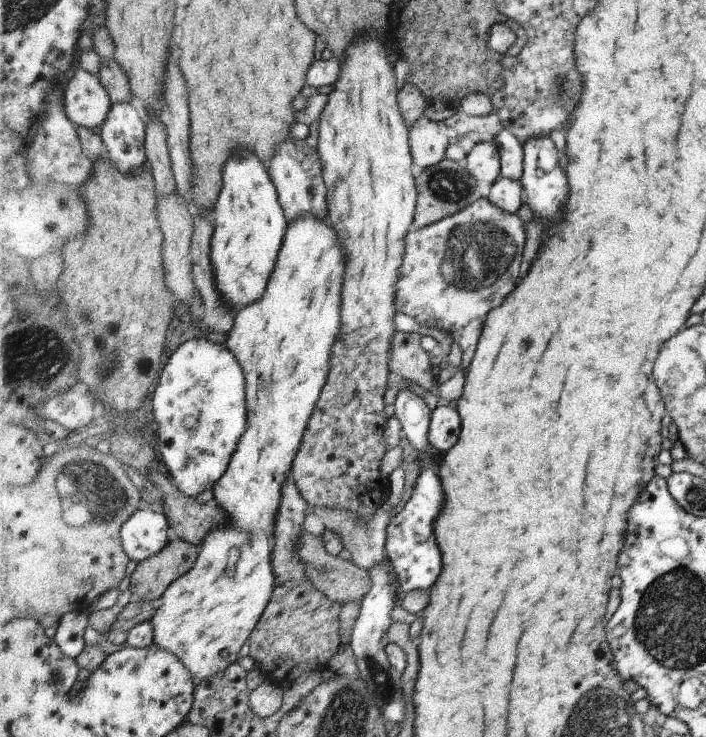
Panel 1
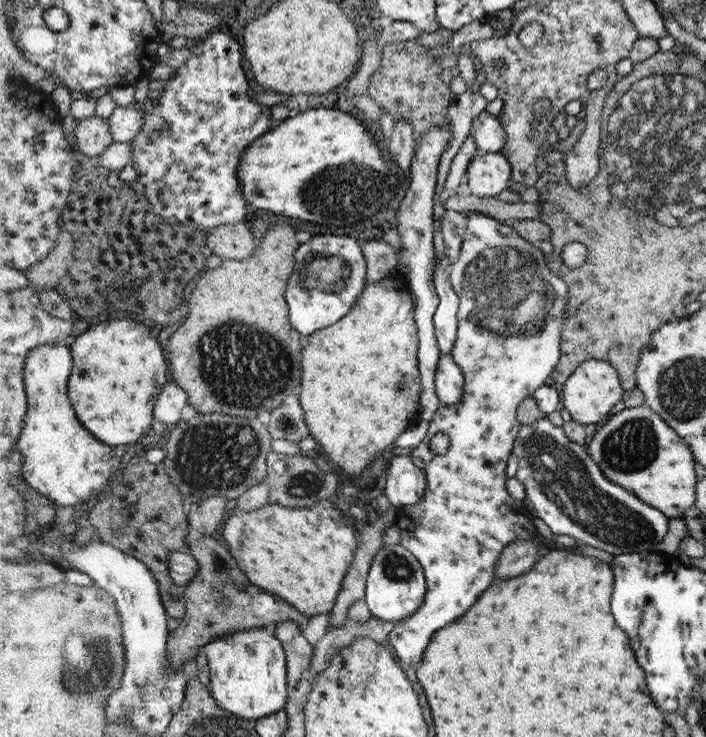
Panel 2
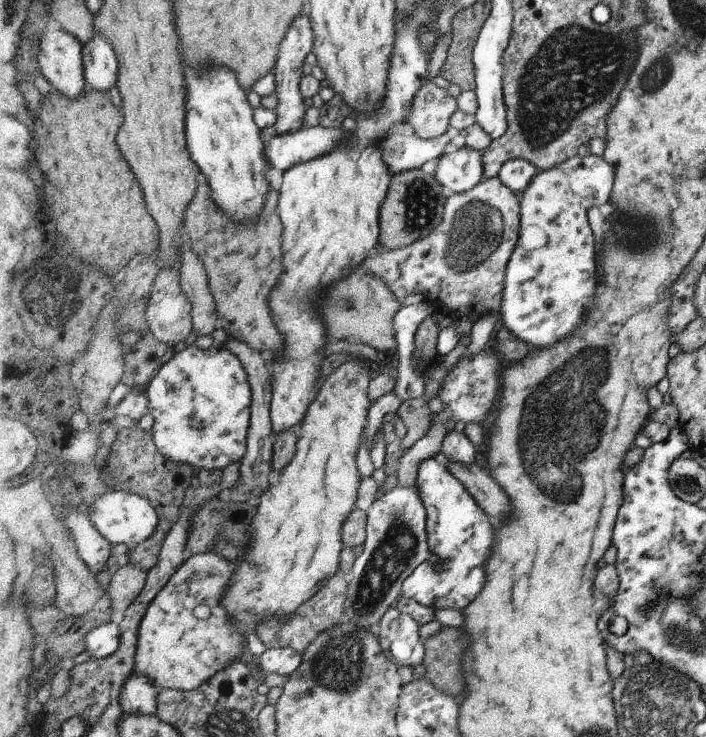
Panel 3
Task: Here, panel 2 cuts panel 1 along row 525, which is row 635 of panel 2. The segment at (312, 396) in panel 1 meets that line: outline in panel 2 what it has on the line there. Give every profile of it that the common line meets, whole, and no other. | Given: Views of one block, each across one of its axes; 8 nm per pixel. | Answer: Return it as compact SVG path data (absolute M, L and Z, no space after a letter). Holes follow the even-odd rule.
M247 630L220 636L204 647L211 668L211 692L218 704L242 718L259 719L282 710L288 698L285 651L268 630Z

